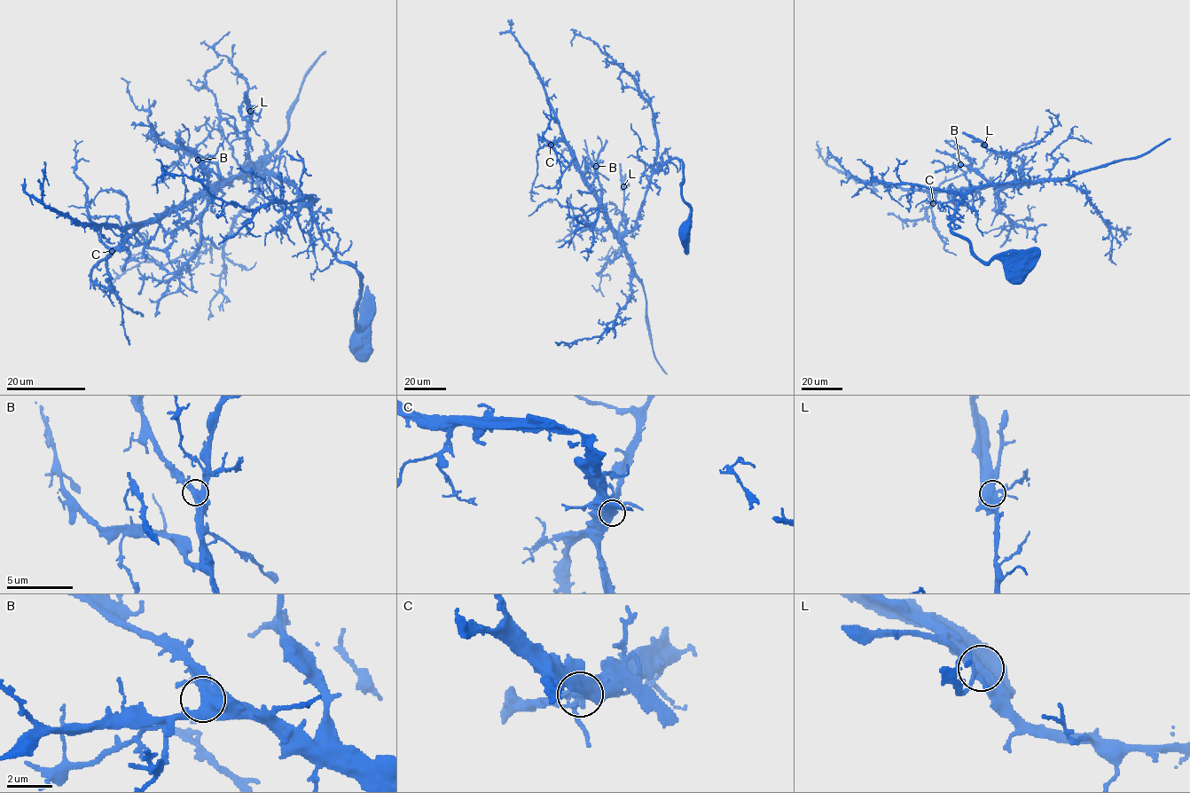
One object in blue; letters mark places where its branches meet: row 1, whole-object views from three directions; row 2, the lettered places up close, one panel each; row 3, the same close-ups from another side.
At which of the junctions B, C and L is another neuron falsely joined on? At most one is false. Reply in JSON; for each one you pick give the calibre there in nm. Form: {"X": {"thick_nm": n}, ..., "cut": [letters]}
{"L": {"thick_nm": 480}, "cut": ["L"]}

